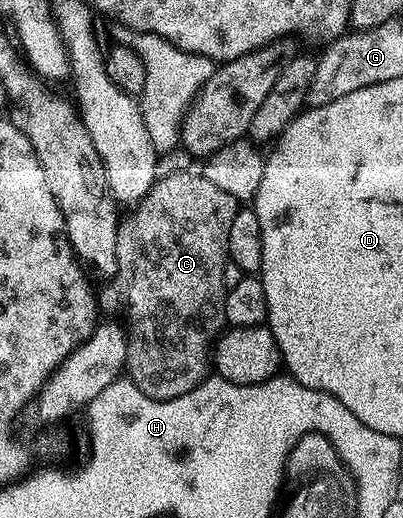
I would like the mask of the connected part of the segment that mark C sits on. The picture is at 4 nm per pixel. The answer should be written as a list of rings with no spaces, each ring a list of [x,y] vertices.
[[[199,171],[196,172],[172,172],[169,176],[161,175],[153,184],[144,199],[135,207],[132,221],[129,224],[121,223],[116,230],[116,272],[107,281],[104,293],[99,293],[98,300],[108,314],[112,314],[115,308],[128,308],[128,314],[132,318],[132,326],[128,328],[127,362],[125,371],[132,384],[138,386],[147,397],[152,400],[169,400],[180,397],[184,393],[196,387],[200,381],[207,377],[210,368],[210,349],[215,336],[222,328],[222,313],[224,310],[223,270],[229,262],[228,239],[230,238],[230,226],[234,223],[234,214],[238,211],[238,201],[226,190],[214,186]]]

